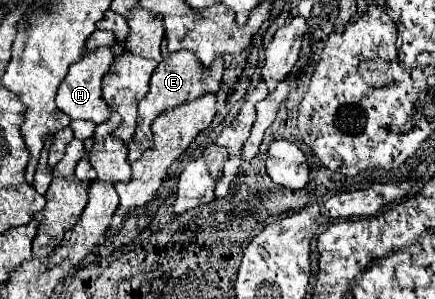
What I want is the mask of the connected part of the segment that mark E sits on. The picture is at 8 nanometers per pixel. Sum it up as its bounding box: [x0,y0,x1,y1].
[127,37,223,163]

